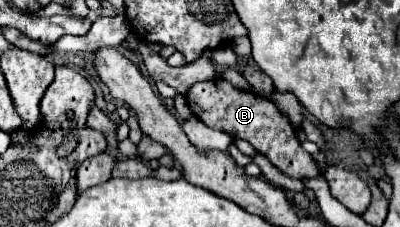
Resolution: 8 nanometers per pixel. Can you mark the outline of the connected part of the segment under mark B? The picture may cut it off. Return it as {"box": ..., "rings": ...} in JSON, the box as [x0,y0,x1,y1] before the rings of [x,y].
{"box":[186,79,320,179],"rings":[[[214,79],[214,81],[196,83],[188,91],[186,101],[192,113],[200,121],[204,121],[212,129],[230,133],[230,137],[238,137],[238,139],[252,143],[252,147],[258,153],[266,155],[272,161],[272,165],[276,165],[284,175],[294,177],[294,179],[306,179],[306,177],[320,175],[318,165],[312,159],[312,155],[302,149],[292,123],[278,111],[278,107],[270,99],[260,97],[252,91],[238,89],[230,85],[226,79]]]}

